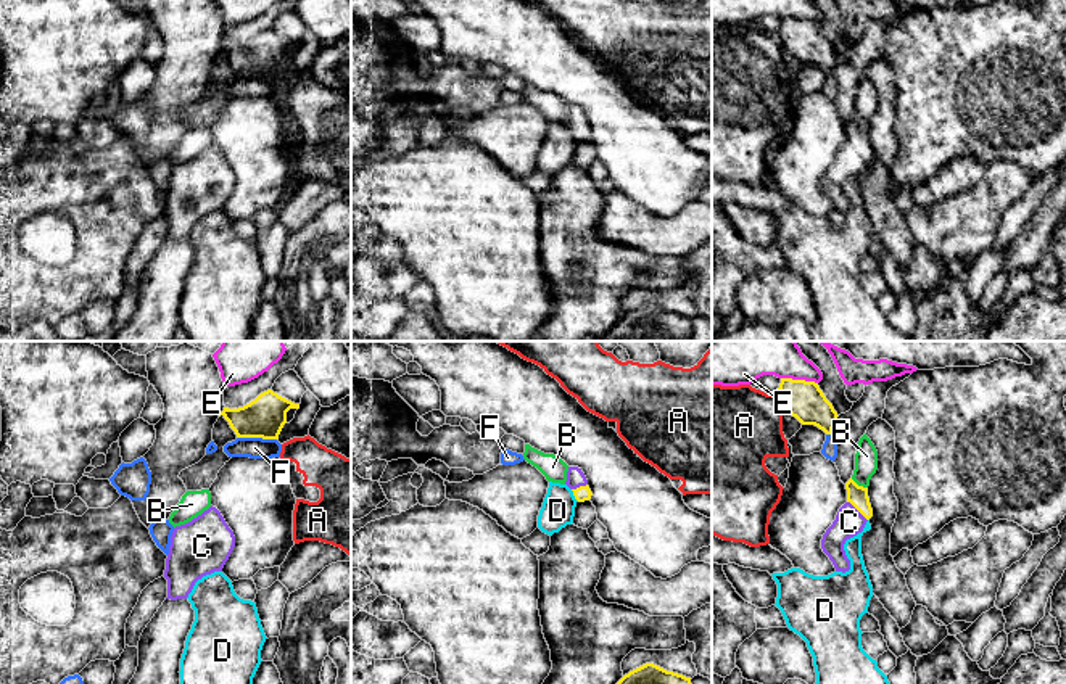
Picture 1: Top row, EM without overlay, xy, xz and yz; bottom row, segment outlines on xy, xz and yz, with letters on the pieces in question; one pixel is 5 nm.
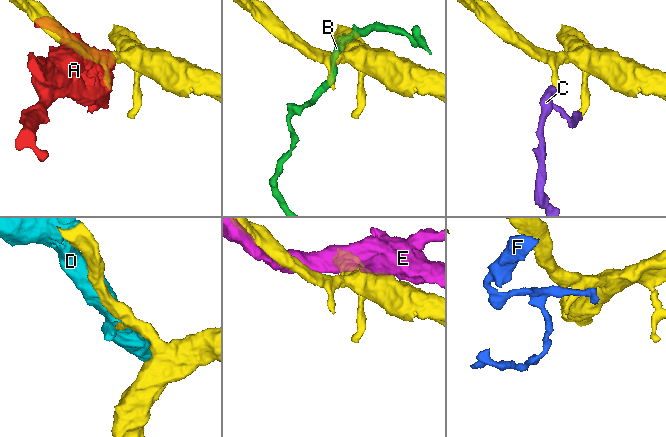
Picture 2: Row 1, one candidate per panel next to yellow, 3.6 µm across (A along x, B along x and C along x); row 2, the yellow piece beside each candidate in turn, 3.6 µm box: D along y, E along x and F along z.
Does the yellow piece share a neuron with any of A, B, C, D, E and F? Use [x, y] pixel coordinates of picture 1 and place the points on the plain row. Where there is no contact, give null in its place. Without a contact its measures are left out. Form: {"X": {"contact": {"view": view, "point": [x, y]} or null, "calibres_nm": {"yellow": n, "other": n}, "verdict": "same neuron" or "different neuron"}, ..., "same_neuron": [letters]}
{"A": {"contact": {"view": "yz", "point": [780, 41]}, "calibres_nm": {"yellow": 190, "other": 420}, "verdict": "different neuron"}, "B": {"contact": {"view": "yz", "point": [857, 124]}, "calibres_nm": {"yellow": 100, "other": 110}, "verdict": "different neuron"}, "C": {"contact": {"view": "yz", "point": [857, 148]}, "calibres_nm": {"yellow": 100, "other": 150}, "verdict": "same neuron"}, "D": {"contact": {"view": "xz", "point": [574, 134]}, "calibres_nm": {"yellow": 80, "other": 170}, "verdict": "different neuron"}, "E": {"contact": {"view": "yz", "point": [799, 20]}, "calibres_nm": {"yellow": 190, "other": 100}, "verdict": "different neuron"}, "F": {"contact": {"view": "xy", "point": [256, 76]}, "calibres_nm": {"yellow": 200, "other": 110}, "verdict": "different neuron"}, "same_neuron": ["C"]}

